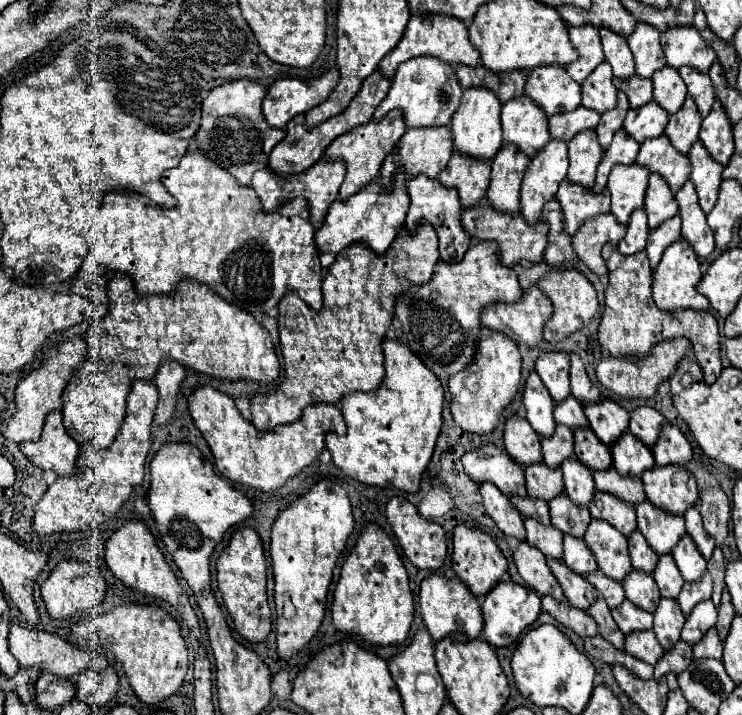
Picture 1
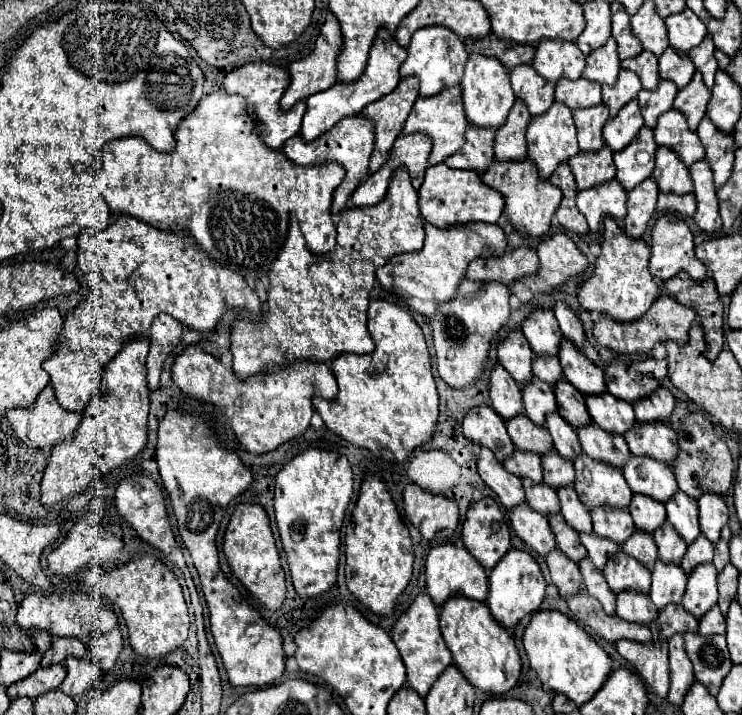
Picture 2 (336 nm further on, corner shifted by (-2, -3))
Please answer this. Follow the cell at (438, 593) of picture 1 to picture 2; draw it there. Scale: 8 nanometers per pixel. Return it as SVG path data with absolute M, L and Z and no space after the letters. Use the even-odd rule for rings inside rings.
M452 543L436 545L430 549L426 559L426 591L438 607L452 595L464 595L476 601L484 601L488 597L488 575L466 547L456 547Z

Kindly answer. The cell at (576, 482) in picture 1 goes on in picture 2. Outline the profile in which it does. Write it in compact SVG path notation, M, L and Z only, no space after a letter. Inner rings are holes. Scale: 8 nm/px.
M552 411L546 415L546 427L554 439L554 447L556 451L566 457L566 459L574 459L578 453L582 453L580 443L576 439L576 431L570 423L564 423L564 419L560 417L558 411Z

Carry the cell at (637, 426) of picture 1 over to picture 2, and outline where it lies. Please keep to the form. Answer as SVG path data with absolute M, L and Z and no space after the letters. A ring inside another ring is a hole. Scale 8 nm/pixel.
M614 359L604 367L606 389L628 403L646 397L652 389L660 387L660 381L666 377L666 359L644 359L632 361L630 365Z

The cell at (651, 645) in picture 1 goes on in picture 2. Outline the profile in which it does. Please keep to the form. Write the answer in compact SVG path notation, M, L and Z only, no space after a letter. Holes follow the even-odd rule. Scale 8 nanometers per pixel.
M620 591L616 595L616 615L626 621L650 625L650 621L656 619L658 609L654 607L650 595L640 591Z

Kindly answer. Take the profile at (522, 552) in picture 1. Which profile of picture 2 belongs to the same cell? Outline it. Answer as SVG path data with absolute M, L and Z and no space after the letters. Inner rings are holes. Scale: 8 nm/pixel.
M520 503L510 511L510 523L516 535L540 557L546 557L546 553L556 547L548 519L544 515L538 515L538 511L532 511L528 503Z

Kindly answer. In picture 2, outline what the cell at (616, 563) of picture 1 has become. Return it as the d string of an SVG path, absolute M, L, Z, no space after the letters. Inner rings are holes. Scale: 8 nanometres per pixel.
M592 507L590 515L592 515L594 533L600 535L600 537L612 539L618 545L622 545L624 539L628 539L628 535L632 535L632 531L636 529L636 525L634 525L632 515L630 515L628 509Z

